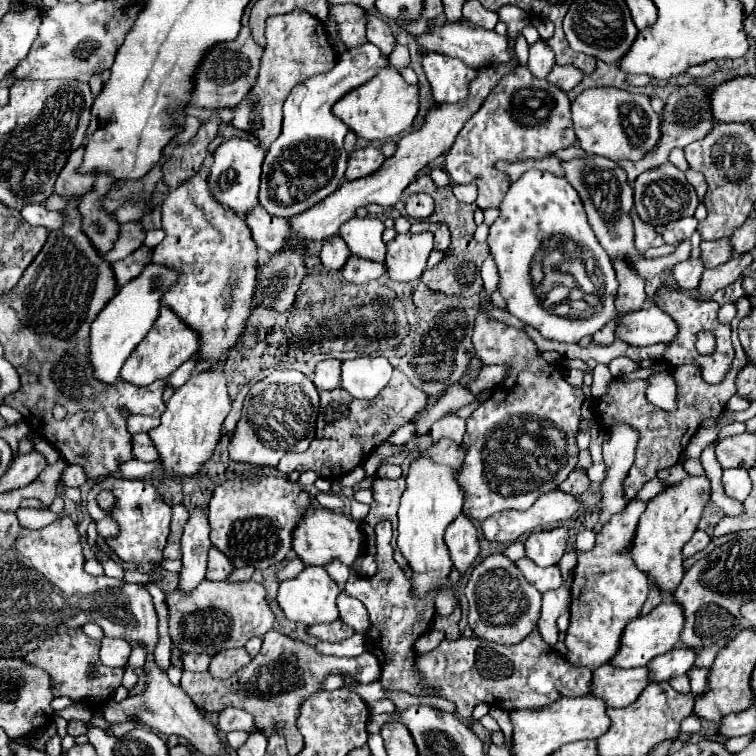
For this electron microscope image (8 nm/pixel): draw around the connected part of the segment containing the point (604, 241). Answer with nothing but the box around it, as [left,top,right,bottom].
[562,155,690,279]

